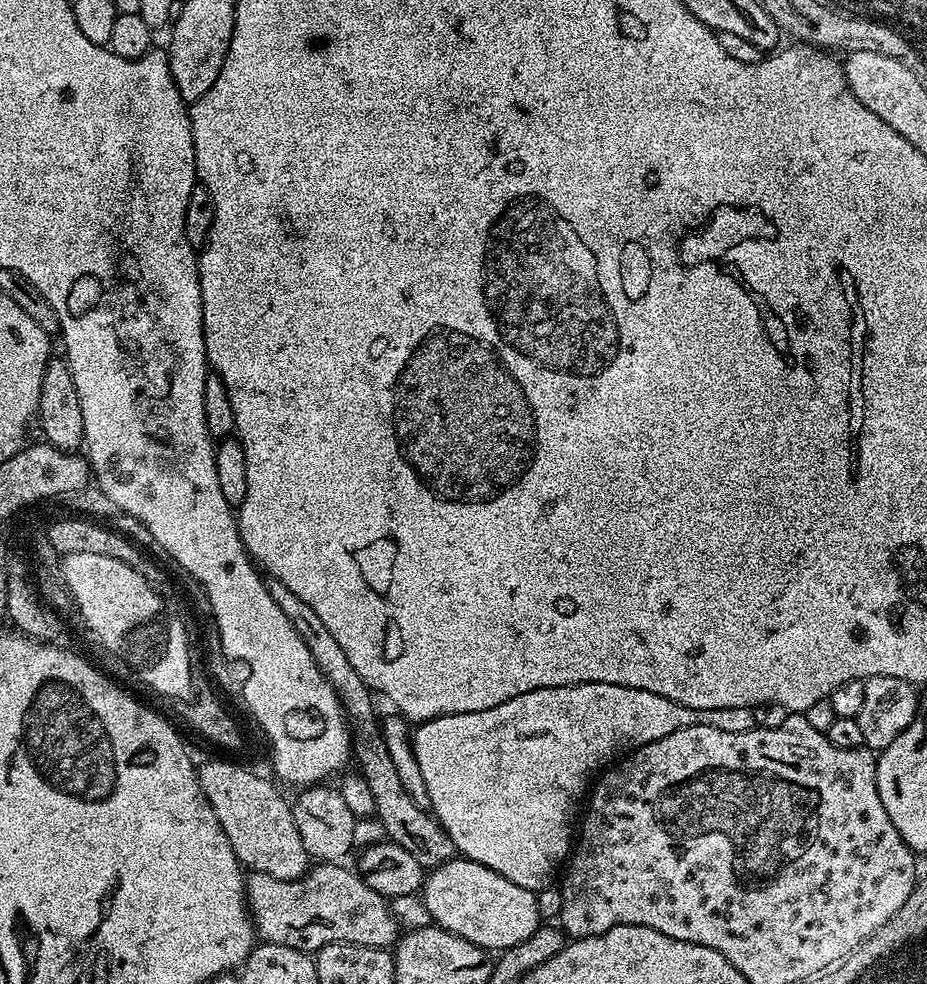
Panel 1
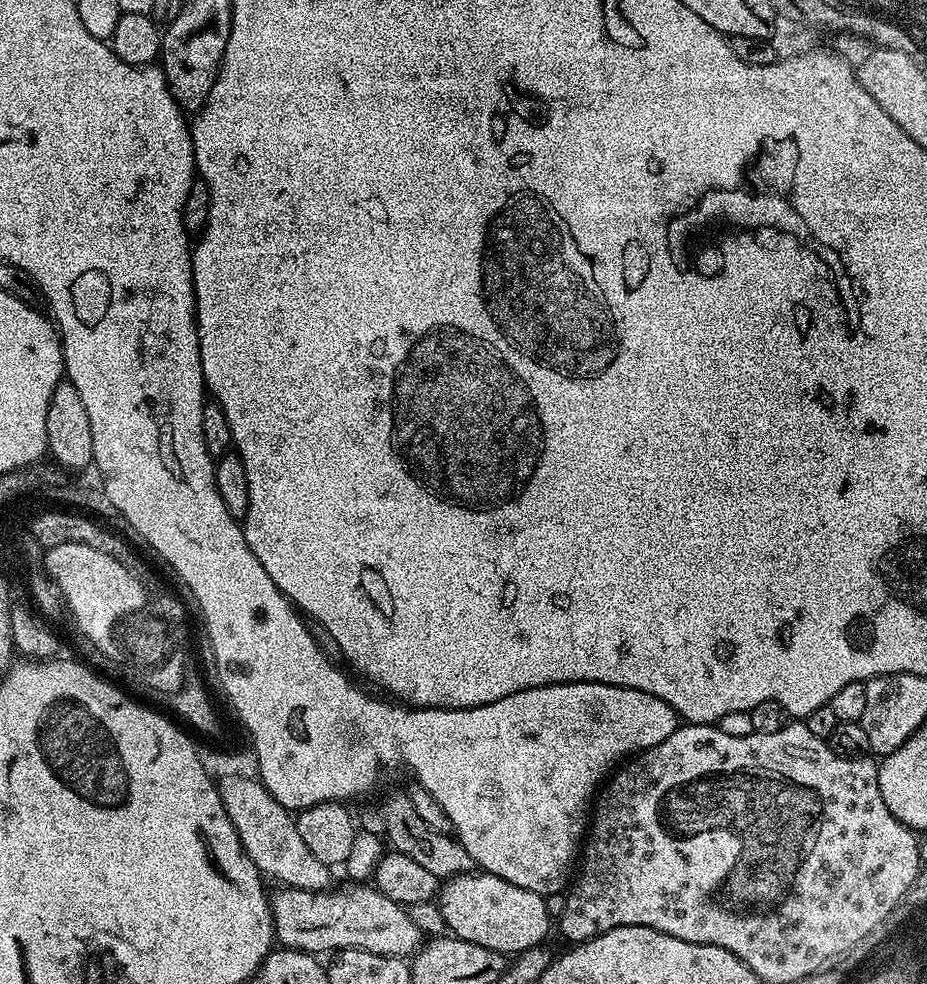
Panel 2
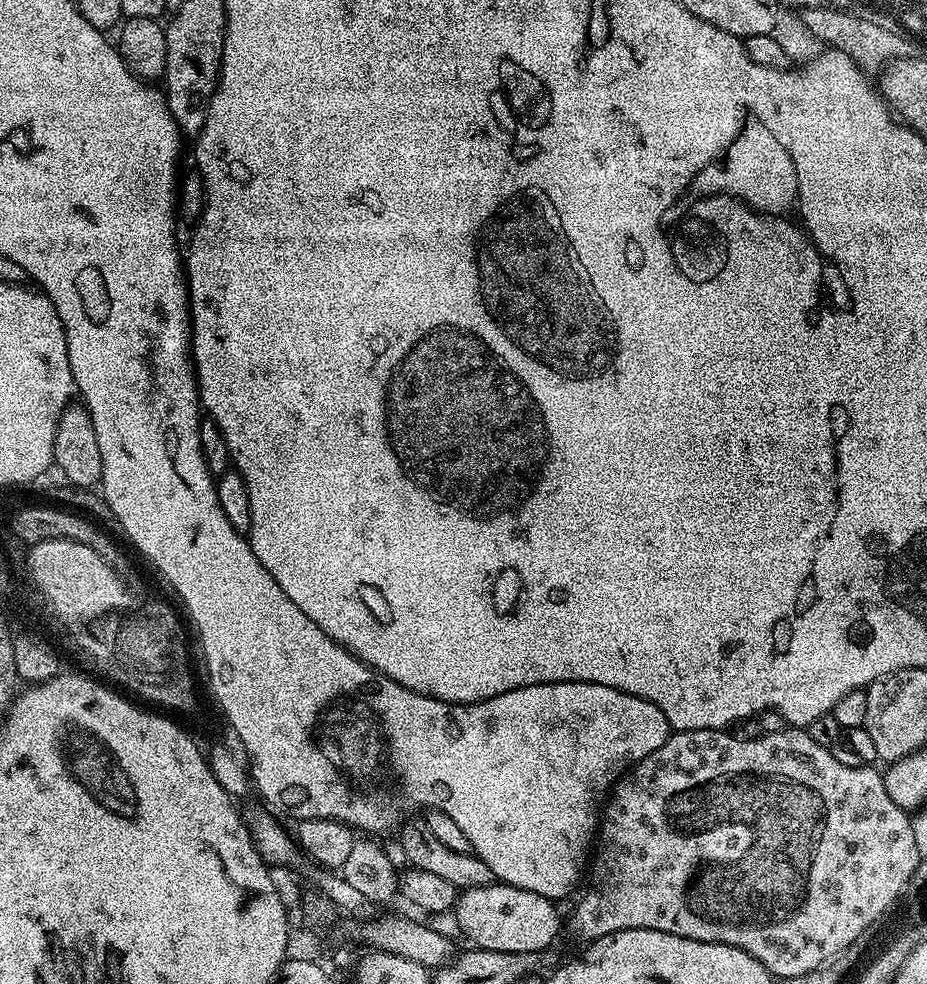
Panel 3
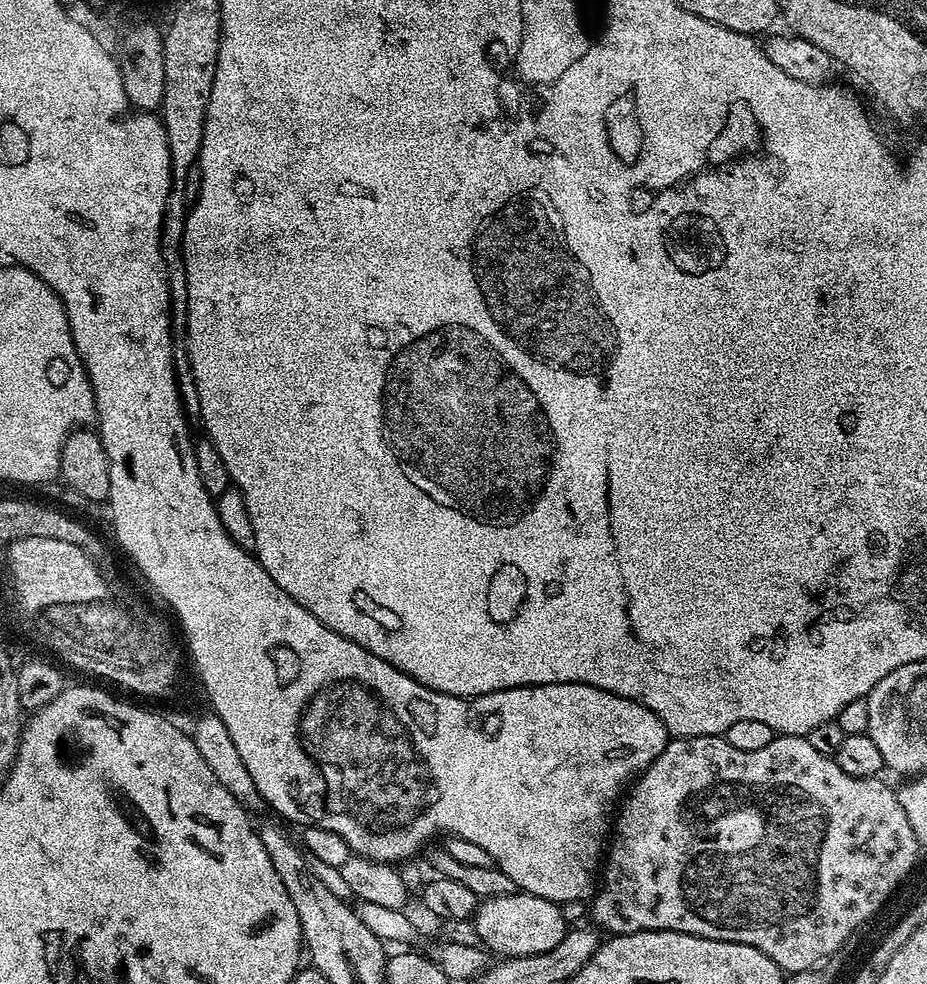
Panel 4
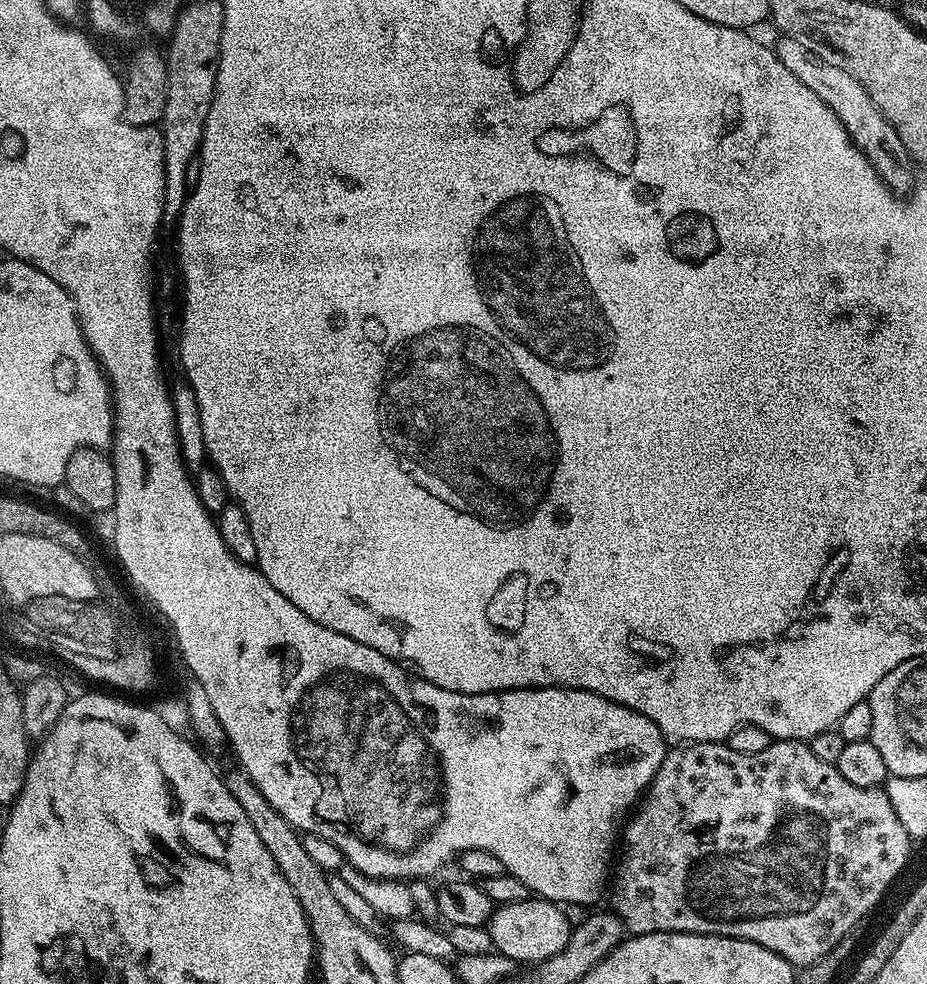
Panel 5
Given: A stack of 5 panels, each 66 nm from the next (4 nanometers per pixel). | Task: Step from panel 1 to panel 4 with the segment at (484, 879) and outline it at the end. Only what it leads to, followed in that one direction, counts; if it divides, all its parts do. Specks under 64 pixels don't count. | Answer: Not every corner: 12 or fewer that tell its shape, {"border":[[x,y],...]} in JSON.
{"border":[[529,892],[476,906],[480,944],[497,957],[562,942],[559,904]]}

